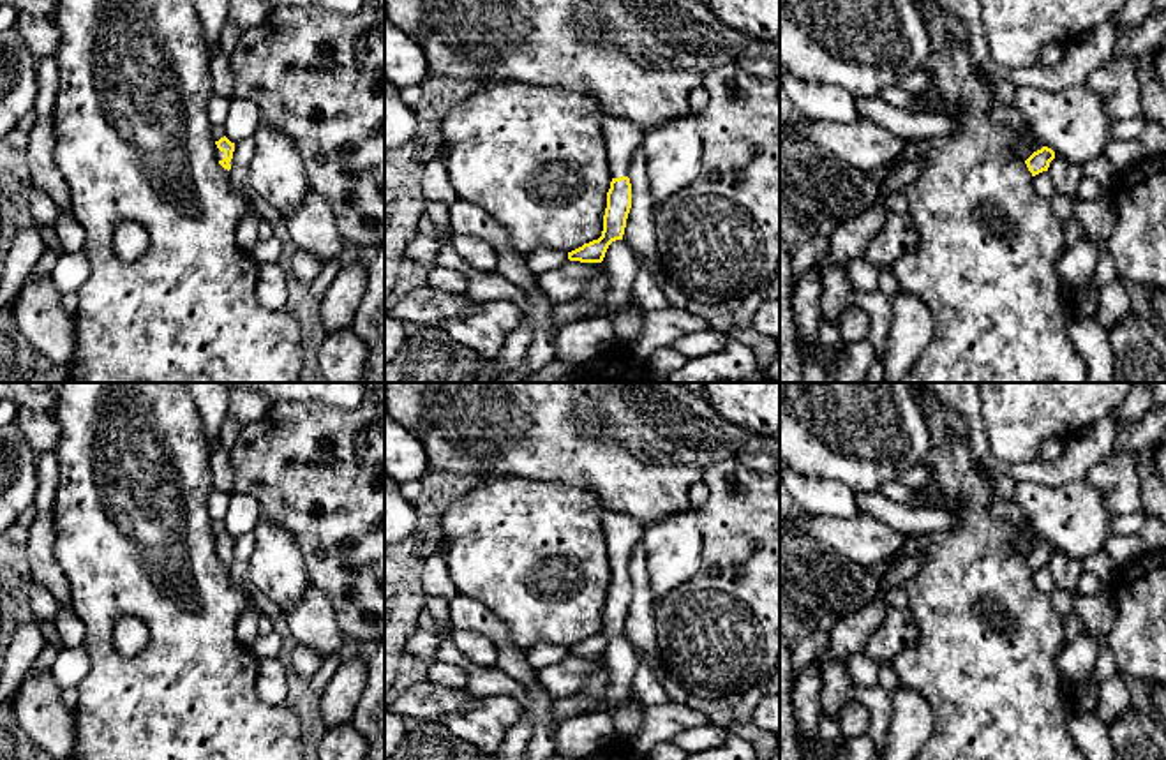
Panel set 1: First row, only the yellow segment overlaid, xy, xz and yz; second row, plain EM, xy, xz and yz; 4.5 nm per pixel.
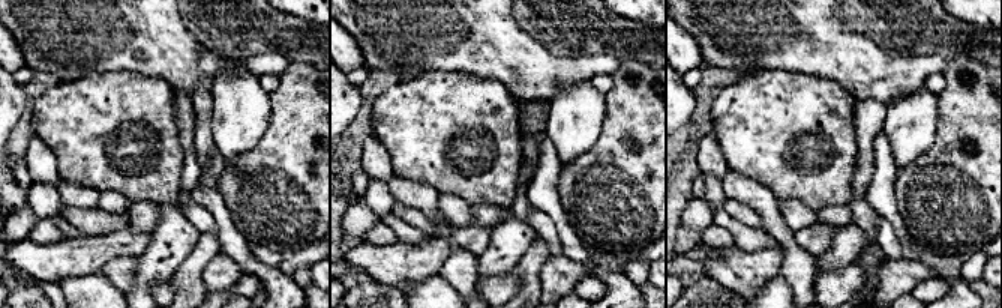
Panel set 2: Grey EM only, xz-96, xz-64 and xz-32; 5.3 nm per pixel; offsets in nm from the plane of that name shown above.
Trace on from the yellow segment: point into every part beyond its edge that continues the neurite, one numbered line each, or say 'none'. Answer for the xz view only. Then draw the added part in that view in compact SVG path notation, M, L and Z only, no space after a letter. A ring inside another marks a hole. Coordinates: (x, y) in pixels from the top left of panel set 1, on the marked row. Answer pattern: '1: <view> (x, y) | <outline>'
1: xz (621, 136) | M603 115L602 130L612 178L628 176L630 160L642 146L644 130L630 120Z

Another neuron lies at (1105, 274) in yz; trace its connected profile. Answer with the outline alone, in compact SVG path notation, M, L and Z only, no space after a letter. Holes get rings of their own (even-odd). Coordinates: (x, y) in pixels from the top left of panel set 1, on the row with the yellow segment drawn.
M1101 243L1097 247L1097 265L1095 265L1095 273L1094 273L1090 286L1094 289L1101 289L1101 287L1111 284L1115 279L1118 279L1117 268L1115 268L1115 259L1110 254L1108 245Z

